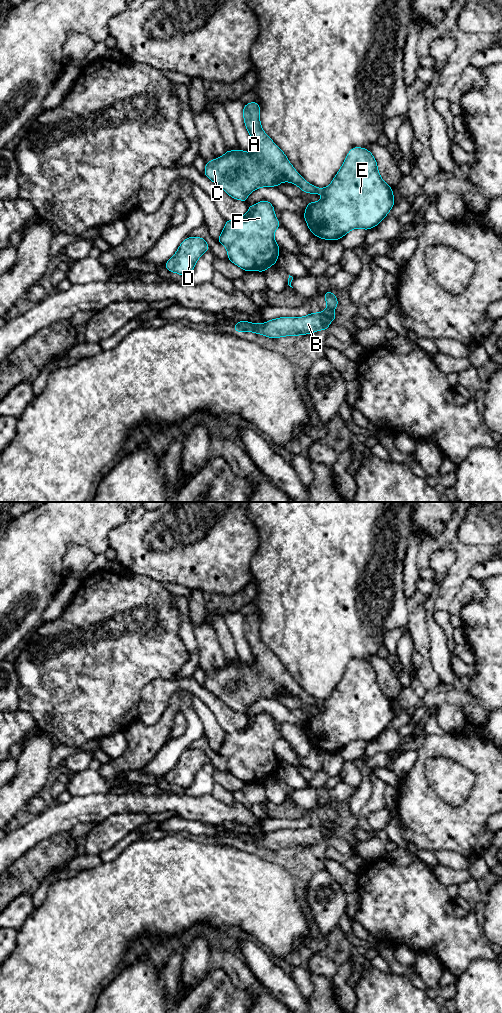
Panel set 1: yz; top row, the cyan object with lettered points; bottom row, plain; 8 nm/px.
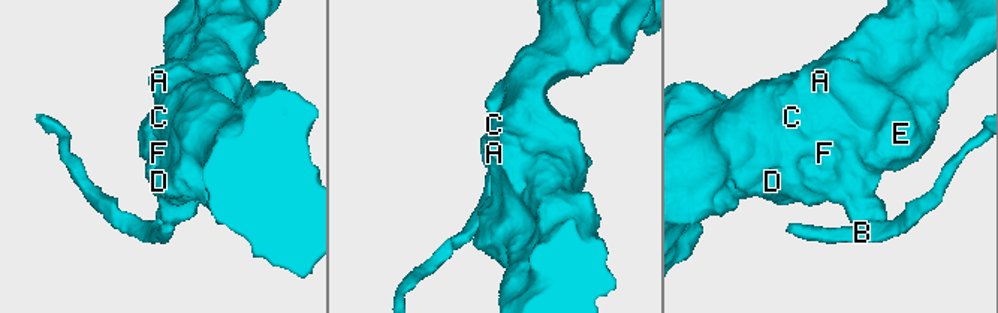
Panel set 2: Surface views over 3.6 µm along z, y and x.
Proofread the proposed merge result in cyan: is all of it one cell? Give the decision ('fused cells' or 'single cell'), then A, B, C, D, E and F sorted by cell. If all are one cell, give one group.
fused cells; groups A C D E F / B

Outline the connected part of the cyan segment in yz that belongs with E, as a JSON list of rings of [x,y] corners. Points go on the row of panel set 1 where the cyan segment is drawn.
[[[257,101],[245,104],[243,107],[243,118],[248,133],[251,136],[253,152],[244,152],[240,147],[234,152],[227,150],[225,155],[206,162],[204,174],[216,185],[222,188],[234,199],[244,201],[247,204],[247,195],[260,187],[274,186],[278,188],[280,182],[291,182],[297,185],[303,192],[311,194],[323,194],[324,198],[319,202],[309,202],[304,213],[312,235],[324,240],[340,240],[350,230],[362,228],[369,230],[377,226],[388,214],[395,204],[393,188],[388,186],[381,178],[377,161],[372,153],[365,148],[353,147],[347,154],[340,170],[326,188],[318,188],[309,184],[292,166],[284,152],[264,132],[260,124],[260,105]]]

